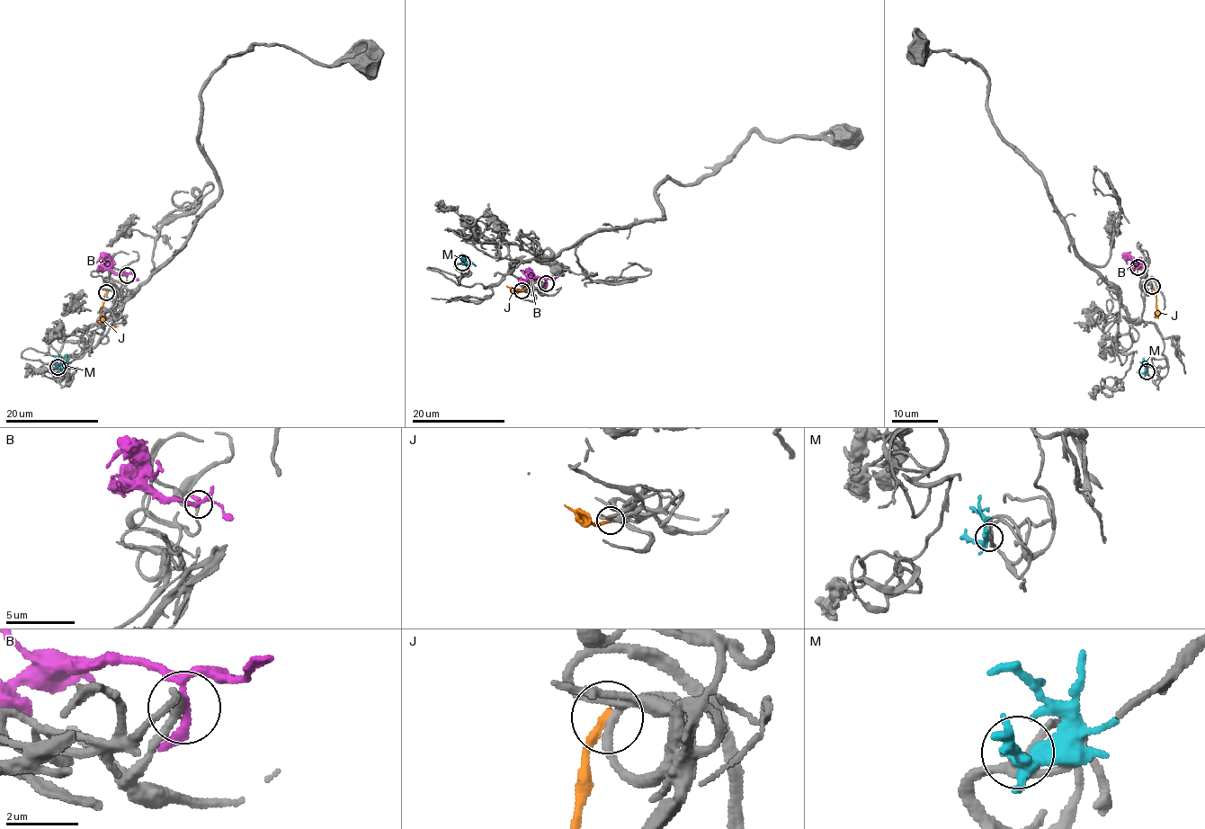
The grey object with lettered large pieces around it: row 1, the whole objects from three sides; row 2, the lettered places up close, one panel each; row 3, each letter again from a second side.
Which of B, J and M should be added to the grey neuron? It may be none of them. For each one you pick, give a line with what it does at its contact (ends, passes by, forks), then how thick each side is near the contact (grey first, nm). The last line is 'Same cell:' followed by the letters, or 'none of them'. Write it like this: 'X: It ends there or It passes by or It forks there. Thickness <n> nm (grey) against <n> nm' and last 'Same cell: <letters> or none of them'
B: It forks there. Thickness 200 nm (grey) against 180 nm
Same cell: B

